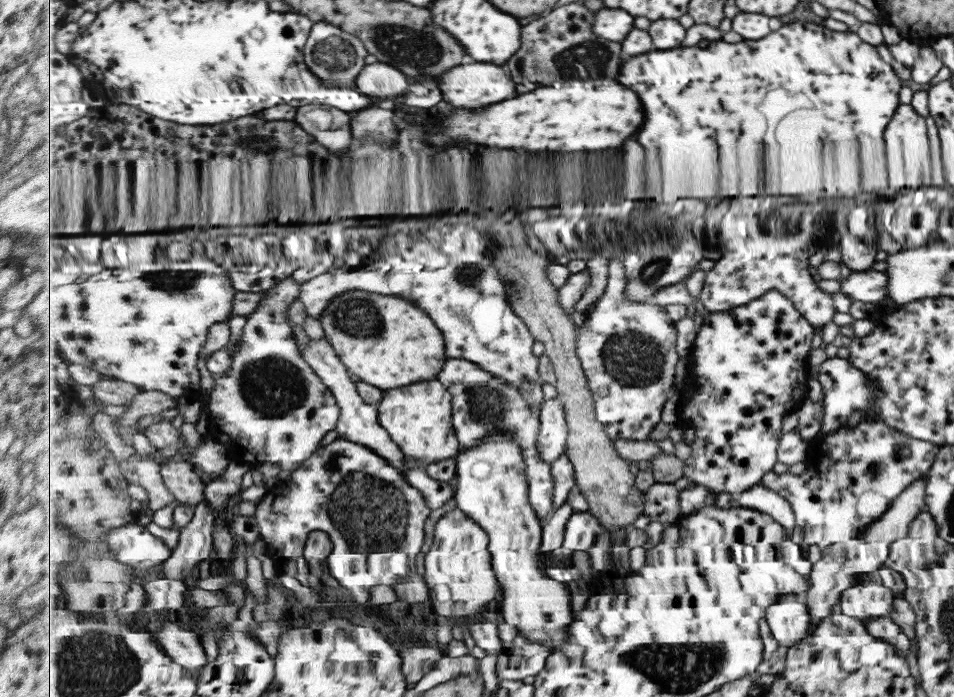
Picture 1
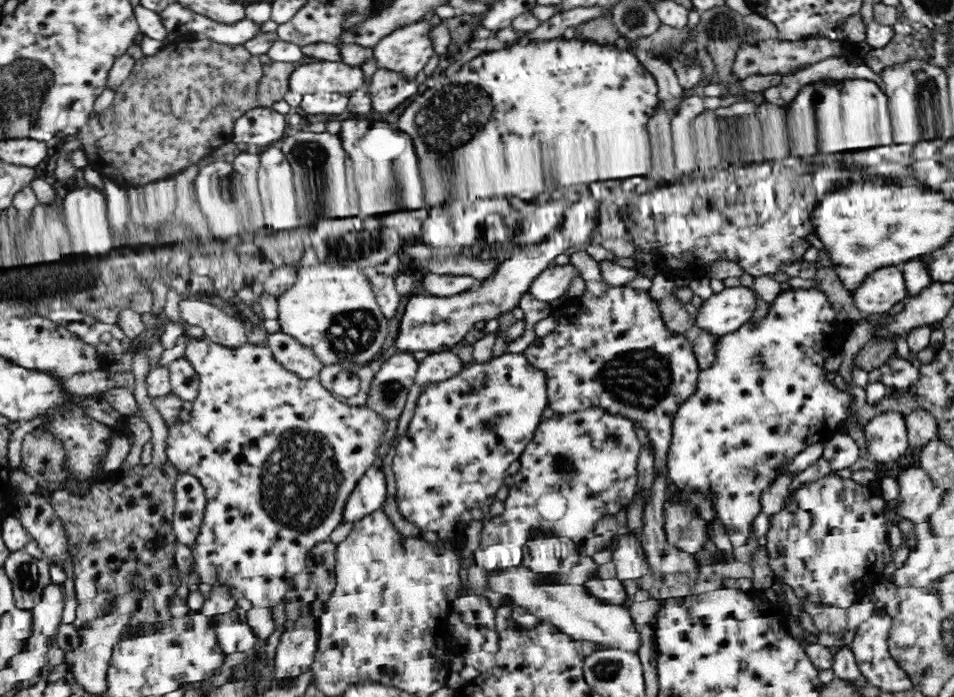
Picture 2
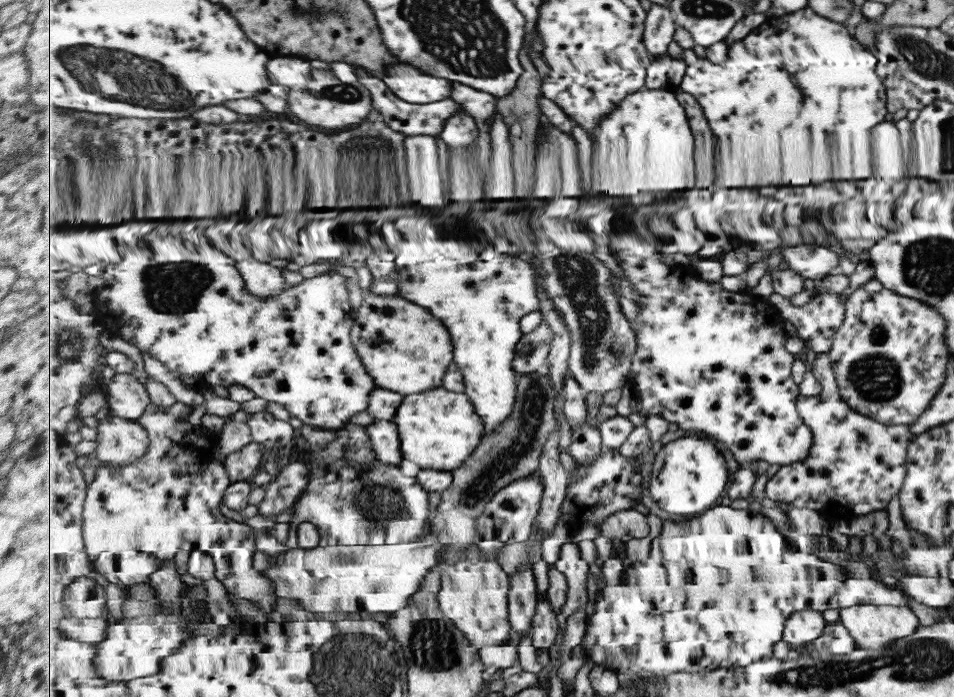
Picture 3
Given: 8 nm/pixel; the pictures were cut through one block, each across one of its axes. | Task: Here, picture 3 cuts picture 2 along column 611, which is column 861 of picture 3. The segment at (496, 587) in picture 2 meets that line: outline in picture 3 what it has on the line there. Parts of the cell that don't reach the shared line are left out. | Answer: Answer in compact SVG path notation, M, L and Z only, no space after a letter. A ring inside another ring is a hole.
M863 603L839 609L838 621L847 629L849 636L854 640L856 647L863 650L880 649L889 647L897 638L909 636L917 627L919 622L909 607L877 605Z

